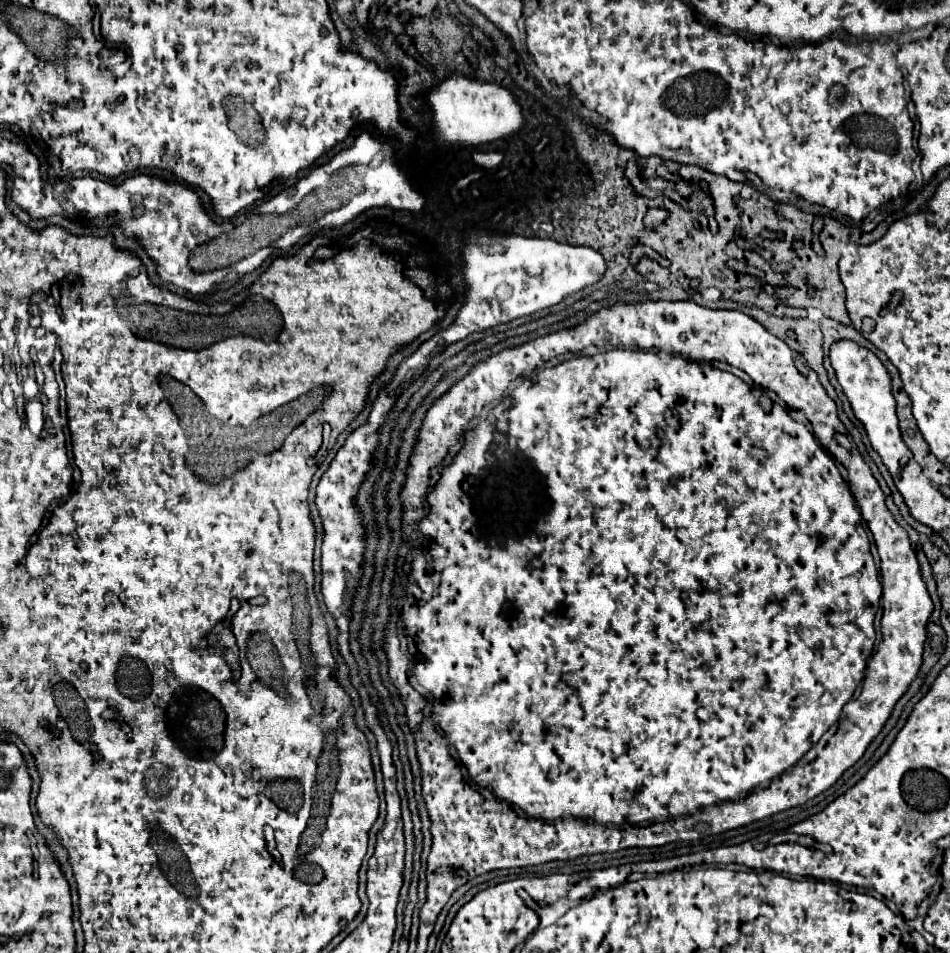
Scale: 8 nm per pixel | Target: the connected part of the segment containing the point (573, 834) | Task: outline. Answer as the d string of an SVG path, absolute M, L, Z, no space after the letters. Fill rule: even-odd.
M644 300L644 302L616 302L616 304L614 304L614 306L608 306L608 308L602 308L602 310L598 310L598 312L594 312L594 314L590 314L590 316L588 316L588 318L586 318L586 320L584 320L584 322L580 322L580 324L578 324L578 326L574 326L574 328L566 328L566 330L558 330L558 332L552 332L552 334L546 334L546 336L540 336L540 338L536 338L536 340L530 340L530 342L526 342L526 344L522 344L522 346L510 346L510 348L504 348L504 350L500 350L500 352L496 352L496 354L492 354L492 356L488 356L488 358L484 358L484 360L480 360L480 362L476 362L476 364L474 364L474 368L472 368L472 370L470 370L470 372L468 372L468 374L466 374L466 376L464 376L464 378L460 378L460 380L458 380L458 382L454 382L454 384L452 384L452 386L450 386L450 388L448 388L448 390L446 390L446 392L444 392L444 394L442 394L442 396L440 396L440 398L436 398L436 400L434 400L434 402L432 402L432 406L430 406L430 408L428 408L428 412L426 412L426 416L424 416L424 422L422 422L422 426L420 426L420 430L418 430L418 436L416 436L416 442L414 442L414 448L412 448L412 454L410 454L410 464L408 464L408 470L406 470L406 480L404 480L404 488L402 488L402 492L400 492L400 498L402 498L402 502L404 502L404 504L402 504L402 525L403 525L403 530L404 530L404 537L406 537L406 538L407 538L407 540L408 540L408 541L410 541L410 542L408 542L408 543L412 543L412 542L413 542L413 540L414 540L414 537L415 537L415 535L416 535L416 534L417 534L417 531L419 531L419 522L420 522L420 521L421 521L421 519L422 519L422 518L423 518L423 517L424 517L424 518L423 518L423 520L422 520L422 521L421 521L421 523L420 523L420 531L421 531L421 533L422 533L422 535L423 535L423 536L422 536L422 538L420 538L420 548L418 548L418 544L414 544L414 560L412 560L412 570L410 570L410 578L408 578L408 580L406 580L406 598L404 598L404 606L402 606L402 624L404 624L404 634L406 634L406 636L412 636L412 638L414 638L414 642L416 642L416 654L418 654L418 658L416 658L416 680L418 680L418 684L420 684L420 686L422 686L422 688L426 688L426 692L428 692L428 694L430 694L430 704L432 704L432 718L430 718L430 716L424 716L424 714L422 714L422 710L424 710L424 706L426 706L426 702L424 702L424 698L422 698L422 696L420 696L420 694L418 694L418 692L416 692L416 690L414 690L414 688L412 688L412 686L410 686L410 684L408 684L408 680L406 680L406 668L408 668L408 658L406 658L406 654L402 654L402 652L400 652L400 640L399 640L399 636L398 636L398 635L403 635L403 629L402 629L402 627L401 627L401 625L400 625L400 624L399 624L399 623L398 623L398 624L396 624L396 610L394 610L394 614L392 614L392 618L390 618L390 622L388 622L388 624L386 624L386 630L384 630L384 632L386 632L386 636L384 636L384 650L386 650L386 654L388 654L388 676L390 676L390 680L392 680L392 684L396 684L396 688L398 688L398 694L400 694L400 700L402 700L402 704L404 704L404 708L406 708L406 718L408 718L408 726L410 726L410 730L412 730L412 736L414 736L414 742L416 742L416 756L418 756L418 762L420 762L420 772L422 772L422 796L424 796L424 802L426 802L426 810L428 810L428 814L430 814L430 822L432 822L432 826L430 826L430 832L432 832L432 848L430 848L430 854L428 854L428 868L426 868L426 882L428 882L428 886L426 886L426 902L424 902L424 906L422 906L422 910L420 910L420 934L428 934L428 936L430 936L430 932L432 932L432 928L434 928L434 920L436 920L436 916L438 916L438 914L440 914L440 910L442 910L442 908L444 908L444 904L446 904L446 902L448 902L448 898L450 898L450 894L452 894L452 892L454 892L454 890L456 890L456 888L458 888L458 886L462 886L462 884L466 884L466 882L468 882L468 880L470 880L470 878L476 878L476 876L480 876L480 874L484 874L484 872L490 872L490 870L500 870L500 868L522 868L522 866L534 866L534 864L544 864L544 862L552 862L552 860L570 860L570 858L576 858L576 856L584 856L584 854L600 854L600 852L616 852L616 851L619 851L619 850L622 850L622 849L627 849L627 848L632 848L632 846L664 846L664 844L668 844L668 843L672 843L672 842L676 842L676 840L698 840L698 838L704 838L704 836L712 836L712 834L720 834L720 832L726 832L726 830L732 830L732 828L738 828L738 826L746 826L746 824L750 824L750 822L756 822L756 820L762 820L762 818L768 818L768 816L774 816L774 814L778 814L778 812L784 812L784 810L788 810L788 808L794 808L794 806L802 806L802 804L804 804L804 802L808 802L808 800L812 800L812 798L814 798L814 796L818 796L818 794L822 794L822 792L824 792L824 790L828 790L828 788L830 788L830 786L832 786L832 784L834 784L834 782L836 782L836 780L838 780L838 778L840 778L840 776L842 776L842 774L844 774L844 772L846 772L846 770L848 770L848 768L850 768L850 766L854 766L854 764L856 764L856 762L858 762L858 760L860 760L860 758L862 758L862 756L864 756L864 752L866 752L866 748L868 748L868 746L870 746L870 742L872 742L872 740L874 740L874 738L876 738L876 736L878 736L878 732L880 732L880 730L882 730L882 728L884 728L884 724L886 724L886 722L888 722L888 718L890 718L890 716L892 716L892 710L894 710L894 706L896 706L896 702L898 702L898 700L900 700L900 698L902 698L902 696L904 696L904 694L906 694L906 690L908 690L908 688L910 688L910 684L912 684L912 682L914 682L914 680L916 680L916 676L918 676L918 674L920 674L920 666L922 666L922 654L924 654L924 642L926 642L926 626L928 626L928 620L930 620L930 614L932 614L932 610L934 610L934 604L932 604L932 600L930 600L930 594L928 594L928 590L926 590L926 582L924 582L924 580L922 580L922 576L920 576L920 566L918 566L918 560L916 560L916 554L914 554L914 550L910 550L910 540L908 540L908 534L906 534L906 532L904 532L904 530L902 530L902 528L900 528L900 526L898 526L898 524L896 524L896 520L894 520L894 518L892 518L892 514L890 514L890 510L888 510L888 508L886 508L886 504L884 504L884 492L882 492L882 490L880 490L880 486L878 486L878 482L876 482L876 478L874 478L874 476L872 476L872 472L870 472L870 468L868 468L868 464L866 464L866 462L864 462L864 460L862 460L862 456L860 456L860 452L858 452L858 448L856 448L856 444L854 444L854 442L852 442L852 438L850 438L850 436L848 436L848 430L846 430L846 426L844 426L844 424L842 424L842 420L840 420L840 418L838 418L838 410L836 410L836 404L834 404L834 400L832 400L832 398L830 398L830 396L828 396L828 394L826 394L826 390L824 390L824 386L822 386L822 384L820 384L820 380L818 380L818 376L816 376L816 372L814 372L814 370L812 370L812 368L810 368L810 366L808 366L808 364L806 364L806 360L804 360L804 356L802 356L802 354L798 354L798 352L796 352L796 350L792 350L792 348L790 348L790 346L788 346L788 344L784 344L784 342L782 342L782 340L780 340L780 338L776 338L776 336L772 336L772 334L770 334L770 332L768 332L768 330L766 330L766 328L764 328L764 326L762 326L762 324L758 324L758 322L756 322L756 320L754 320L754 318L750 318L750 316L746 316L746 314L742 314L742 312L734 312L734 310L710 310L710 308L704 308L704 306L700 306L700 304L696 304L696 302L692 302L692 300L686 300L686 302L664 302L664 300L656 300L656 302L654 302L654 300ZM590 344L594 344L594 346L598 346L598 348L604 348L604 346L610 346L610 348L614 348L614 350L608 350L608 352L600 352L600 354L596 354L596 356L574 356L574 358L570 358L570 360L564 360L564 362L560 362L560 364L556 364L556 366L550 366L550 368L544 368L544 370L540 370L540 372L538 372L538 374L536 374L536 376L532 376L532 378L528 378L528 380L522 380L522 384L520 384L520 386L516 386L516 388L514 388L514 390L512 390L512 392L510 392L510 396L512 396L512 424L504 424L504 420L500 420L500 404L504 404L504 400L502 400L502 394L504 394L504 390L506 390L506 386L508 386L508 382L510 382L510 380L516 380L516 376L524 376L524 374L530 374L530 372L534 372L534 370L536 370L536 368L538 368L538 366L542 366L542 364L546 364L546 362L548 362L548 360L550 360L550 358L554 358L554 356L560 356L560 354L566 354L566 352L580 352L580 350L582 350L582 348L586 348L586 346L590 346ZM696 360L700 360L700 362L726 362L726 364L730 364L730 366L734 366L734 368L740 368L740 370L744 370L744 372L746 372L746 374L748 374L748 376L750 376L750 378L752 378L752 380L754 380L754 384L756 384L756 386L750 386L750 384L746 384L746 382L744 382L744 380L740 380L740 378L738 378L738 376L734 376L734 374L730 374L730 372L726 372L726 370L720 370L720 368L716 368L716 366L712 366L712 364L700 364L700 362L696 362ZM762 388L770 388L770 390L774 390L774 392L778 392L778 394L780 394L780 398L782 398L782 400L784 400L784 402L786 402L786 406L788 406L788 408L794 408L794 410L802 410L802 412L804 412L804 414L806 414L806 418L808 418L808 422L810 422L810 424L812 424L812 432L814 432L814 434L816 434L816 436L814 436L814 434L812 434L812 432L810 432L810 430L808 430L808 428L806 428L806 426L804 426L804 424L802 424L802 422L798 422L798 420L794 420L794 418L792 418L792 416L790 416L790 414L788 414L788 410L786 410L786 408L784 408L784 406L780 406L780 404L776 404L776 402L772 402L772 400L770 400L770 398L768 398L768 394L766 394L766 392L764 392L764 390L762 390ZM496 400L500 400L500 402L498 402L498 404L496 404L496 406L494 406L494 408L492 408L492 410L490 410L490 412L488 412L488 416L486 416L486 420L482 420L482 422L480 422L480 424L478 424L478 426L476 426L476 428L472 428L472 430L468 430L468 432L466 432L466 438L464 438L464 442L462 442L462 448L460 448L460 450L458 450L458 454L456 454L456 456L454 456L454 458L452 458L452 462L450 462L450 464L448 464L448 466L444 466L444 468L442 468L442 472L440 472L440 478L438 478L438 482L436 482L436 484L434 484L434 486L432 486L432 490L430 490L430 492L428 492L428 484L432 484L432 478L430 478L430 470L432 470L432 468L436 468L436 466L440 466L440 460L444 460L444 458L446 458L446 456L444 456L444 452L448 452L448 448L450 448L450 446L452 446L452 444L456 444L456 442L458 442L458 440L460 440L460 436L462 436L462 432L464 432L464 430L466 430L466 428L468 428L468 422L470 422L470 420L472 420L472 416L476 416L476 412L480 412L480 410L482 410L482 408L486 408L486 407L489 407L489 406L491 406L491 405L493 405L493 404L494 404L494 402L496 402ZM816 438L818 438L818 440L820 440L820 444L822 444L822 446L824 446L824 448L826 448L826 450L828 450L828 452L830 452L830 454L832 454L832 456L834 456L834 458L836 458L836 460L838 460L838 462L842 462L842 464L844 464L844 468L846 468L846 470L848 470L848 482L850 482L850 488L852 488L852 492L850 492L850 488L848 488L848 482L846 482L846 480L844 480L844 478L842 478L842 474L840 474L840 470L838 470L838 468L836 468L836 464L834 464L834 460L832 460L832 456L830 456L830 454L828 454L828 452L826 452L826 450L824 450L824 448L822 448L822 446L820 446L820 444L818 444L818 440L816 440ZM424 492L428 492L428 498L426 498L426 500L428 500L428 512L426 512L426 516L425 516L425 517L424 517L424 510L422 510L422 498L424 498ZM874 560L875 560L875 562L876 562L876 564L877 564L877 566L879 566L879 564L880 564L880 572L882 572L882 584L880 584L880 578L878 578L878 570L876 570L876 564L874 564ZM798 584L800 584L800 588L802 588L802 596L804 596L804 598L802 598L802 600L800 600L800 598L798 598ZM880 598L882 598L882 602L884 602L884 604L882 604L882 606L884 606L884 614L882 614L882 633L881 633L881 620L880 620L880 619L877 619L877 618L876 618L876 612L878 612L878 608L880 608ZM881 641L882 641L882 644L880 644L880 648L878 648L878 652L876 652L876 654L874 654L874 656L872 656L872 650L874 650L874 649L877 649L877 647L878 647L878 645L879 645L879 643L880 643L880 642L881 642ZM512 656L528 656L528 664L516 664L516 668L528 668L528 672L524 672L524 676L518 676L518 672L516 672L516 678L524 678L524 680L528 680L528 684L524 684L524 692L520 692L520 688L512 688L512 684L516 684L516 682L512 682L512 678L514 678L514 676L512 676L512 672L514 672L514 670L512 670L512 668L514 668L514 666L512 666ZM860 682L862 682L862 692L860 692L860 696L858 696L858 698L856 698L856 700L850 700L850 698L852 698L852 694L854 694L854 690L856 690L856 688L858 688L858 684L860 684ZM434 726L436 726L436 728L440 728L440 730L442 730L442 734L444 734L444 736L446 736L446 738L448 738L448 742L450 742L450 746L454 746L454 748L456 748L456 752L458 752L458 760L460 760L460 764L462 764L462 766L464 766L464 768L466 768L466 772L468 772L468 776L470 776L470 780L472 780L472 782L474 782L474 784L478 784L478 786L480 786L480 788L488 788L488 790L490 790L490 792L492 792L492 794L494 794L494 796L496 796L496 798L500 798L500 800L506 800L506 802L510 802L510 804L514 804L514 806L516 806L516 808L522 808L522 810L524 810L524 814L526 814L526 816L528 816L528 818L538 818L538 820L530 820L530 822L528 822L528 820L526 820L526 818L520 818L520 816L518 816L518 814L516 814L516 812L514 812L514 810L510 810L510 808L508 808L508 806L506 806L506 804L504 804L504 802L500 802L500 800L486 800L486 798L482 798L482 796L480 796L480 794L478 794L478 792L476 792L476 790L472 790L472 788L470 788L470 786L468 786L468 784L466 784L466 782L464 782L464 780L462 780L462 772L460 772L460 768L458 768L458 762L456 762L456 760L450 760L450 754L448 754L448 742L446 742L446 740L444 740L444 736L442 736L442 734L440 734L440 732L438 732L438 730L436 730L436 728L434 728ZM804 754L806 754L806 758L812 758L812 760L810 760L810 762L806 762L806 764L804 764L804 766L800 766L800 764L798 764L798 766L796 766L796 762L798 762L798 760L800 760L800 758L802 758L802 756L804 756ZM768 780L772 780L772 782L770 782L770 786L768 786L768 788L764 788L764 790L756 790L756 792L752 792L752 790L754 790L754 788L756 788L756 786L758 786L758 784L762 784L762 782L768 782ZM740 792L744 792L744 794L746 794L746 792L752 792L752 794L750 794L750 796L748 796L748 798L746 798L746 800L737 800L737 801L728 801L728 800L734 800L734 798L736 798L736 796L740 796ZM568 816L572 816L572 818L584 818L584 820L556 820L556 818L568 818ZM649 822L650 822L650 823L651 823L651 822L656 822L656 823L652 823L652 824L648 824L648 826L638 826L638 830L640 830L640 832L622 832L622 828L610 828L610 826L600 826L600 824L616 824L616 825L621 825L621 826L622 826L622 825L624 825L624 824L626 824L626 823L627 823L627 824L629 824L629 825L638 825L638 824L642 824L642 823L649 823Z

